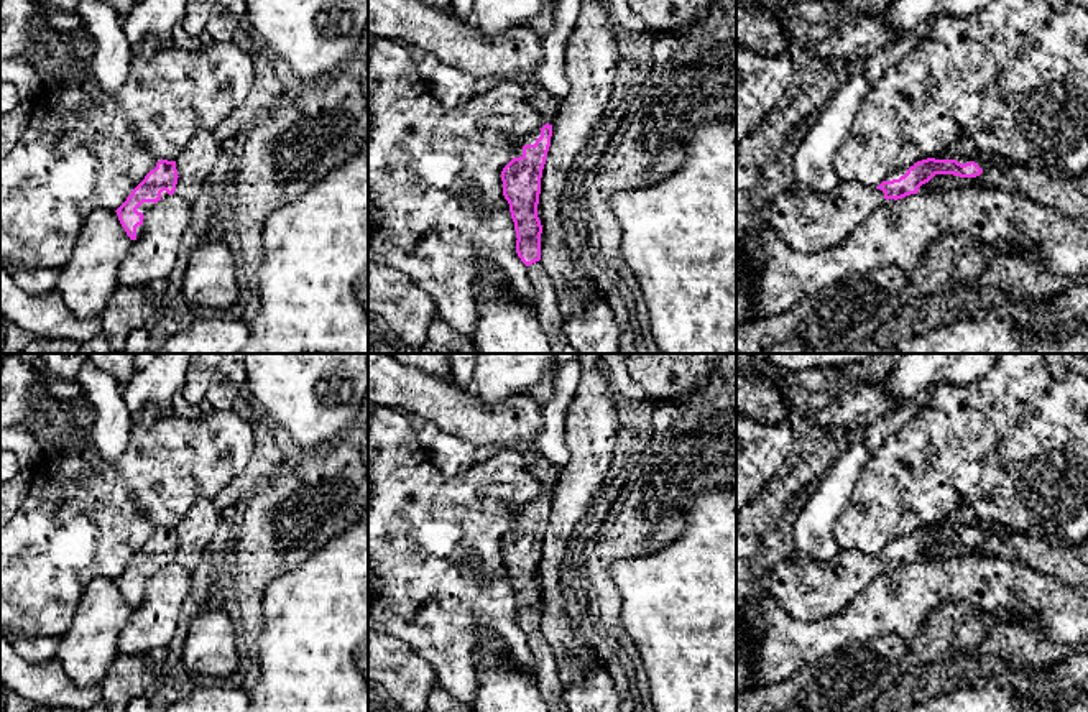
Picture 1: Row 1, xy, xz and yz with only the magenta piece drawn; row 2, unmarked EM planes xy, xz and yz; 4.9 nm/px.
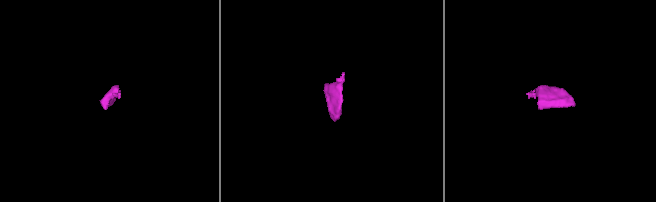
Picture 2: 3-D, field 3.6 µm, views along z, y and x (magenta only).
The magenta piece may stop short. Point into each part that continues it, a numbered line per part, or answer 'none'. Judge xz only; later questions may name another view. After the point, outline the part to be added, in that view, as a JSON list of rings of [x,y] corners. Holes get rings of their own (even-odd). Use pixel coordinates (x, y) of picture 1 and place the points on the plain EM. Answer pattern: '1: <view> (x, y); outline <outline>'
1: xz (531, 507); outline [[[541,497],[536,498],[534,502],[528,503],[528,505],[516,506],[514,508],[516,526],[523,525],[523,515],[524,513],[534,513],[539,505],[541,505]]]
2: xz (546, 678); outline [[[541,630],[528,635],[528,645],[536,659],[532,681],[536,682],[549,712],[569,712],[562,699],[562,681],[557,674],[551,646]]]

